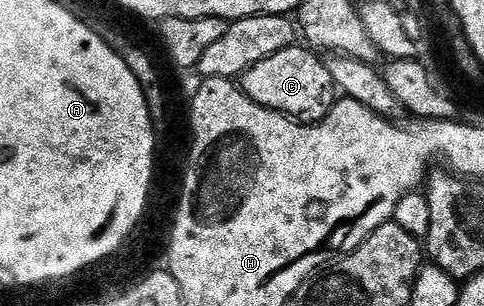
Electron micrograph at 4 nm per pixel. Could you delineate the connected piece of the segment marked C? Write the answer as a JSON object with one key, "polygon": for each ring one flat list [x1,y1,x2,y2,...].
{"polygon":[[289,49,274,59,252,67,242,77,242,89,255,103,271,111,280,111,304,121,323,121,328,118,337,102,338,88,332,81,329,64,324,64,318,56,311,55,316,54,311,50,300,50]]}

